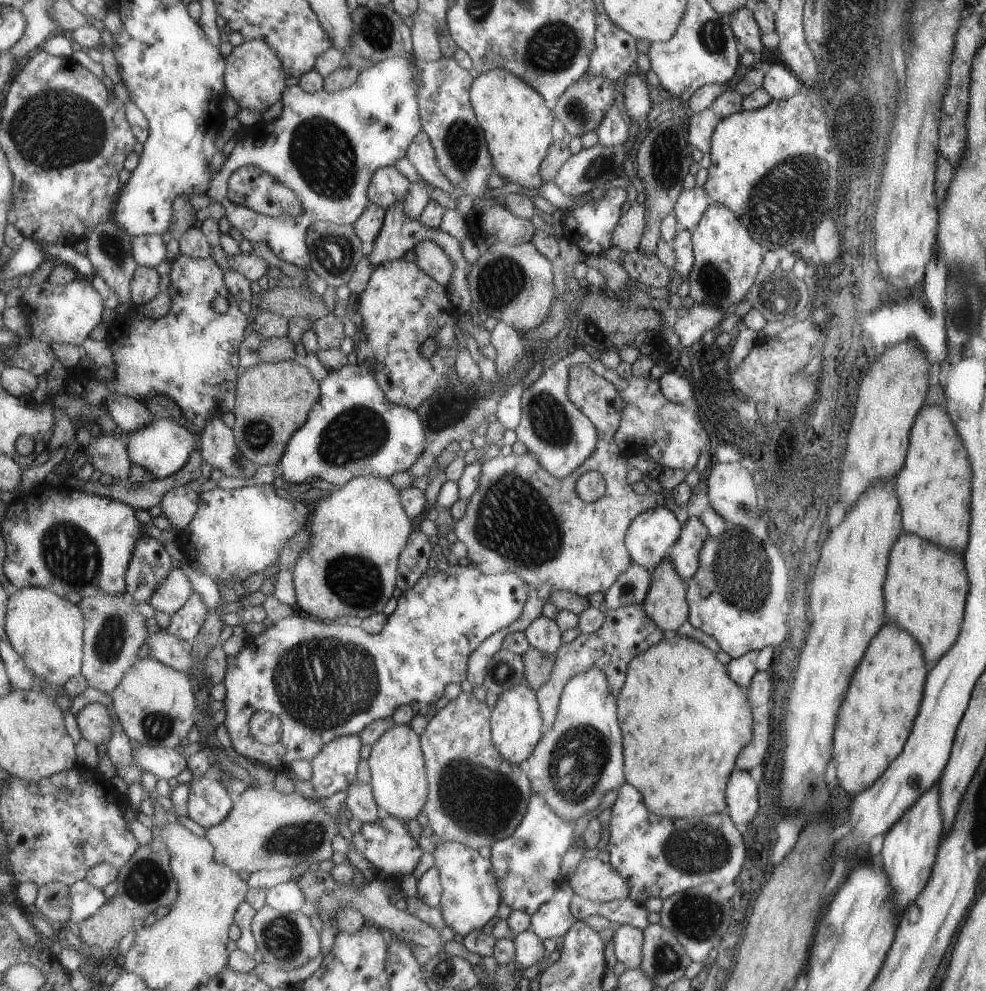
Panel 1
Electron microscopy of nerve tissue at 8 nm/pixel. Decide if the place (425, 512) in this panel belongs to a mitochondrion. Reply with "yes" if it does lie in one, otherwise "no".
no

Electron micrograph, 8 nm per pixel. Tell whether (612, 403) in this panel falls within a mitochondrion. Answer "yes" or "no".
no

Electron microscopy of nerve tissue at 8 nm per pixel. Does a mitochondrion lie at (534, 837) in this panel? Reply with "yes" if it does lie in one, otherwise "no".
yes

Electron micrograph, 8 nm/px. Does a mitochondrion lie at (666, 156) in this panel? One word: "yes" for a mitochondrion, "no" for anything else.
yes

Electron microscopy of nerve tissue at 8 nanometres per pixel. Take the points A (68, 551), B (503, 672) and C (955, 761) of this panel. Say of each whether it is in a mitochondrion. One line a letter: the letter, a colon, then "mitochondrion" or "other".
A: mitochondrion
B: mitochondrion
C: other

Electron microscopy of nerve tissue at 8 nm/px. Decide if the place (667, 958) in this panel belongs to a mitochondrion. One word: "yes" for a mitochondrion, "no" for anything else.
yes

